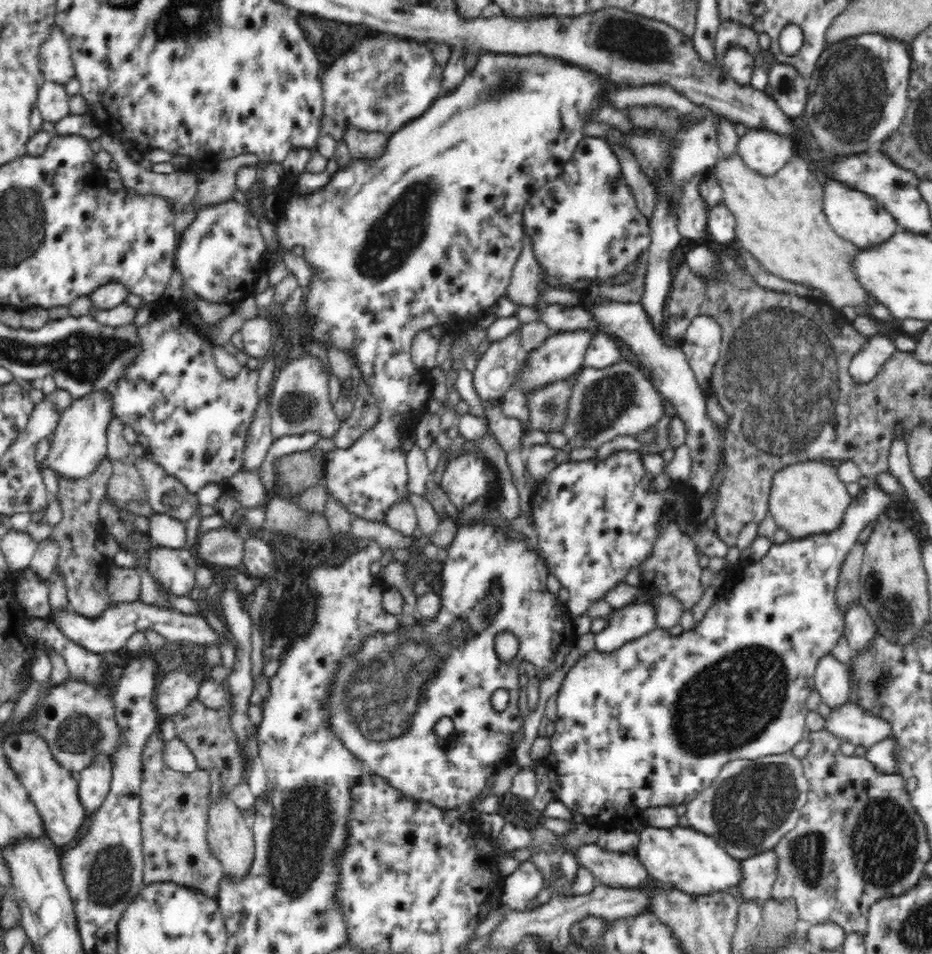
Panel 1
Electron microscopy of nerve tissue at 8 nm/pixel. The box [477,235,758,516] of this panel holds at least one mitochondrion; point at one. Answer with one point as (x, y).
(601, 401)

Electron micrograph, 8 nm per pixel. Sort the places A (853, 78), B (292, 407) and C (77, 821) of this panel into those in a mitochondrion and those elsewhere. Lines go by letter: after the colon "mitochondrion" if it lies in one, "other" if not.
A: mitochondrion
B: mitochondrion
C: other

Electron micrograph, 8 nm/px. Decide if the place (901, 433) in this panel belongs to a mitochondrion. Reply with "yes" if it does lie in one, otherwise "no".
no

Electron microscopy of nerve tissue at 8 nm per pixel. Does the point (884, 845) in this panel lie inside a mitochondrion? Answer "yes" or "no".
yes

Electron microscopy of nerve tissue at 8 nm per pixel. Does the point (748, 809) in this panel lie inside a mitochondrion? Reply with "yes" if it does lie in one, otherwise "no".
yes

